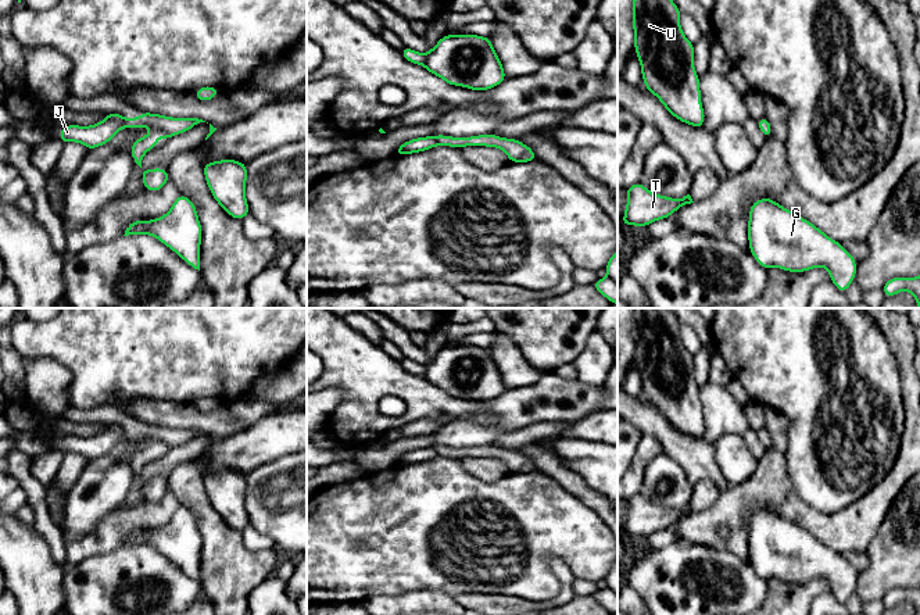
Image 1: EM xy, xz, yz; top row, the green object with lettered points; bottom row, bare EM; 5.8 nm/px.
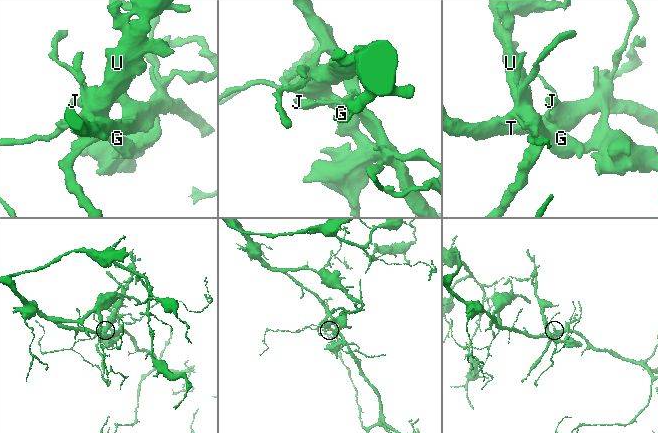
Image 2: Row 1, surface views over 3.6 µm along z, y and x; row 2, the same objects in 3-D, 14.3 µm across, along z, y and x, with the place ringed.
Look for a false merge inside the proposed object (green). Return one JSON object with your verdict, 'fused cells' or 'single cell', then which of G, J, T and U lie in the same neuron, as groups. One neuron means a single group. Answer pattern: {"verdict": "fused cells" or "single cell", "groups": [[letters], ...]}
{"verdict": "fused cells", "groups": [["G", "J", "U"], ["T"]]}

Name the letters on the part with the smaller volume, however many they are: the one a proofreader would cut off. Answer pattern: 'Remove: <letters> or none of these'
Remove: G, J, U

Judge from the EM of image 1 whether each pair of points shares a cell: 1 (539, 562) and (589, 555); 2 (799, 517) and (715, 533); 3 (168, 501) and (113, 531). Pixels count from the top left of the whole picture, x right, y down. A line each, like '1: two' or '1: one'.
1: one
2: one
3: one

